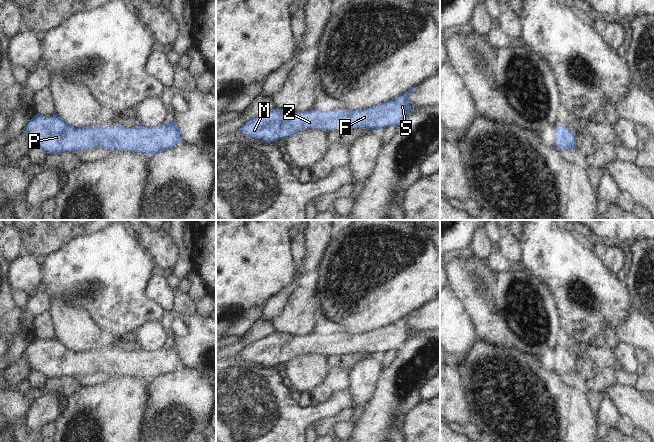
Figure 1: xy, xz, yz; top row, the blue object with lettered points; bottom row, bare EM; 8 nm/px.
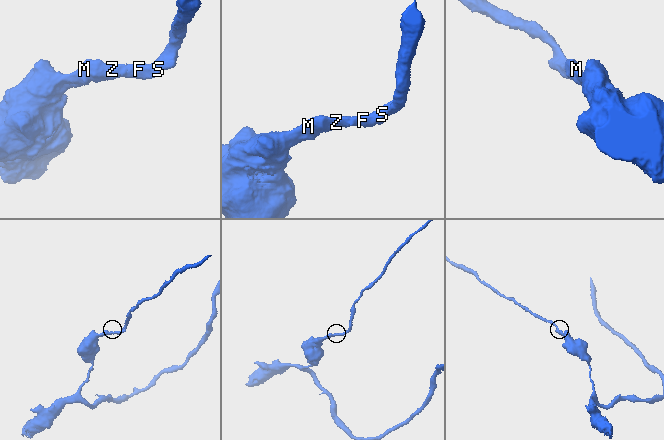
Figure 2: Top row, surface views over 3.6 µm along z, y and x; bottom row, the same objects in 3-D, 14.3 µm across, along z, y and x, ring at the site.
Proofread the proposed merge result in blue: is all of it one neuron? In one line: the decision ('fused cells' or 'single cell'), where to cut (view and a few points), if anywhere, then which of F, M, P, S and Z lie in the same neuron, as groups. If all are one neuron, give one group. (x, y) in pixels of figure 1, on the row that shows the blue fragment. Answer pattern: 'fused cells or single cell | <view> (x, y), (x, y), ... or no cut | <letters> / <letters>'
single cell | no cut | F M P S Z

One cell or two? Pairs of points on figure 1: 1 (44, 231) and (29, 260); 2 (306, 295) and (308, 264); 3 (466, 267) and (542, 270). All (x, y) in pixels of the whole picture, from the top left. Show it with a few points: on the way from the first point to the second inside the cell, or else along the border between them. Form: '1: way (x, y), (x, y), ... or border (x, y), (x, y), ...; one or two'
1: border (29, 252), (36, 258); two
2: border (317, 268), (304, 273), (298, 279); two
3: border (519, 264), (529, 270), (544, 284); two

